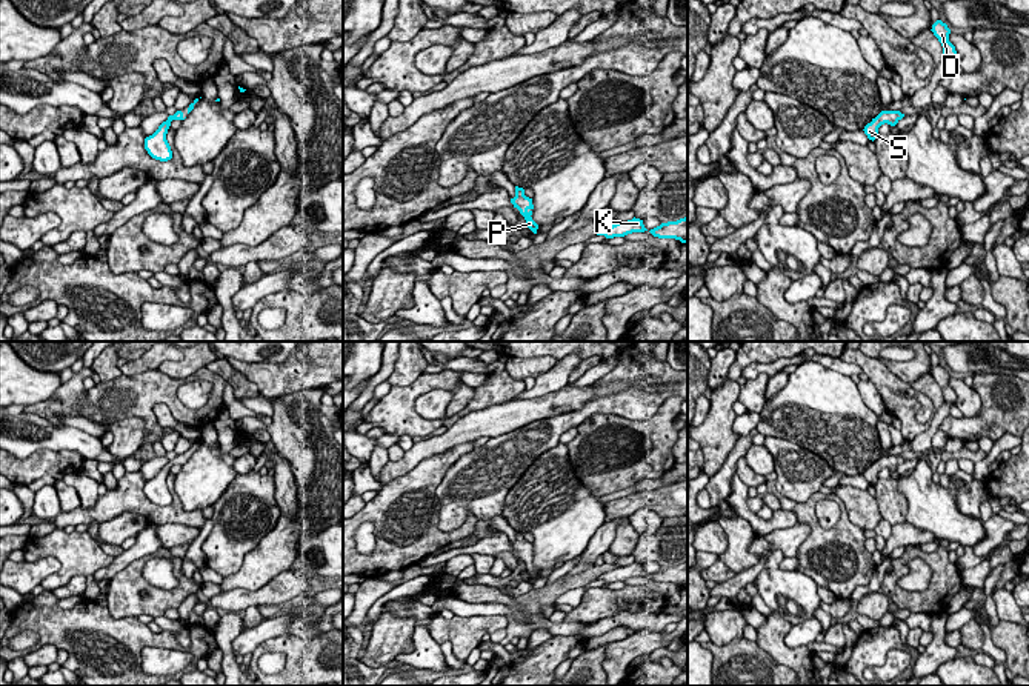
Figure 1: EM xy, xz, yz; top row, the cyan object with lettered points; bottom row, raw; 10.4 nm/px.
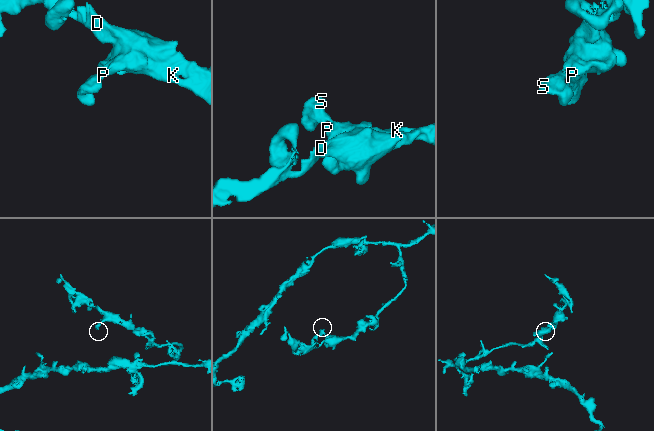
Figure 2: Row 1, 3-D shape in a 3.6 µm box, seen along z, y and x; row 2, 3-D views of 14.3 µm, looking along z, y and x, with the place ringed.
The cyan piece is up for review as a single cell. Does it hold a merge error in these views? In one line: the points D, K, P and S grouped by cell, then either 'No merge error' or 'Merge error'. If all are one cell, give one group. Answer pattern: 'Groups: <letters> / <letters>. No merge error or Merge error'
Groups: D K P S. No merge error

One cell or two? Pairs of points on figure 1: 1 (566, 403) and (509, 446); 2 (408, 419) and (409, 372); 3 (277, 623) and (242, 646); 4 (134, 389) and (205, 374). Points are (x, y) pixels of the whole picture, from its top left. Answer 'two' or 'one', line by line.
1: two
2: two
3: one
4: one

